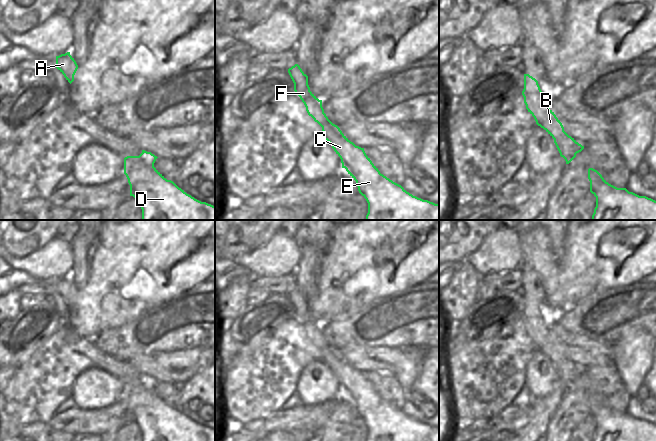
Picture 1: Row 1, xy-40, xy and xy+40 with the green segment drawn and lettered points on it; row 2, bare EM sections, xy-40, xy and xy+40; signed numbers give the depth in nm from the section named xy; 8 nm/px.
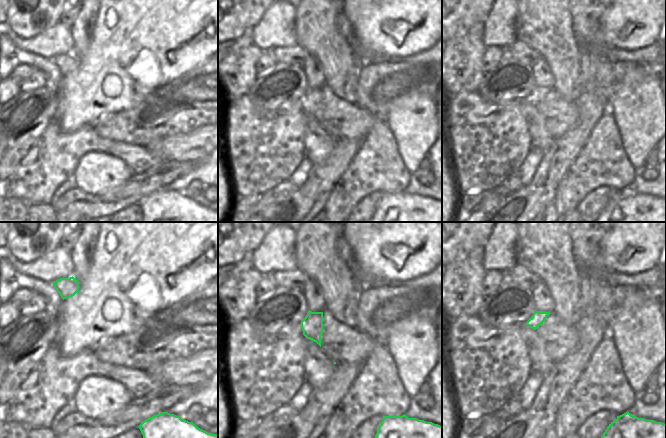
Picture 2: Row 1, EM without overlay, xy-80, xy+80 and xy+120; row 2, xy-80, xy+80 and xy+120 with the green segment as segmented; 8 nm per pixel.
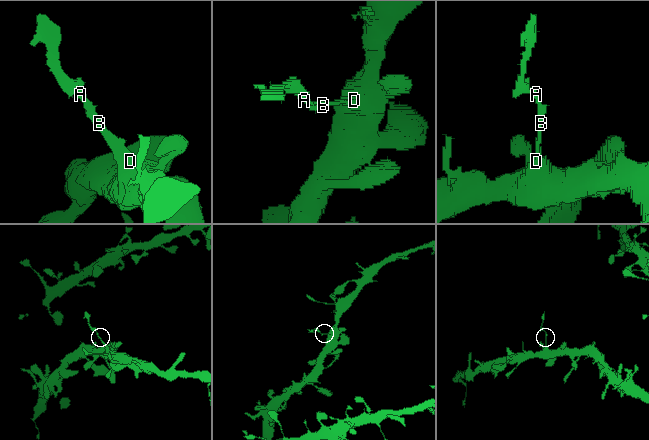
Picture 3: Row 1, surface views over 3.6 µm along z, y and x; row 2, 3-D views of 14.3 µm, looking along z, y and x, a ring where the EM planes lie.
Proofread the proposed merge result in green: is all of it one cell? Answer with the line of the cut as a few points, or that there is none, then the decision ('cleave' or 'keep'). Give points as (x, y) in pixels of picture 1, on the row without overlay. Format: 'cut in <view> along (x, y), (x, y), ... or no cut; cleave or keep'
cut in xy+40 along (582, 370), (572, 380), (564, 382); cleave

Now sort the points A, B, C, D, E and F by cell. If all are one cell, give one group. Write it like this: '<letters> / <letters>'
A B C F / D E

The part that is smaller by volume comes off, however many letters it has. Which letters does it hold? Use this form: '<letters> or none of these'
A, B, C, F

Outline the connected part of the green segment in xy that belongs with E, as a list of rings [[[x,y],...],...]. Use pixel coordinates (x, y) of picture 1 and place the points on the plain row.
[[[356,370],[347,382],[341,383],[341,387],[342,392],[356,405],[359,417],[368,427],[366,441],[439,441],[439,428],[413,420],[401,409],[381,398],[364,372]]]

